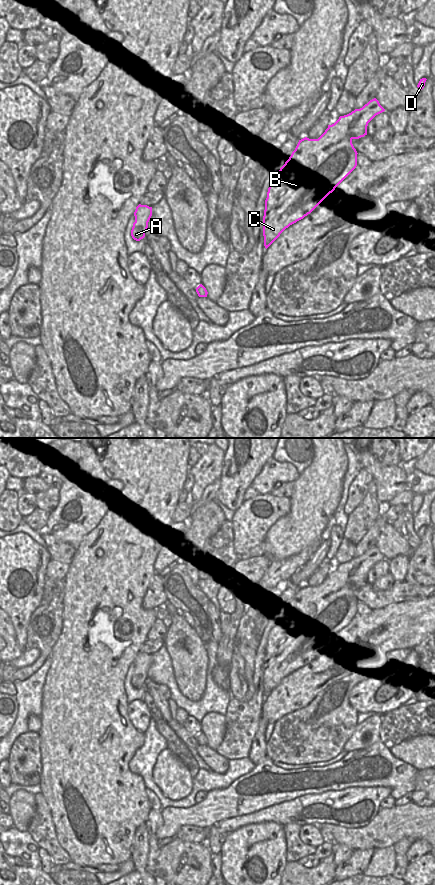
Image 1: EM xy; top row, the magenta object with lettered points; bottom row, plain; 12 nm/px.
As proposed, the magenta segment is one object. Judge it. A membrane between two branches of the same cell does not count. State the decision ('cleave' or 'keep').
keep

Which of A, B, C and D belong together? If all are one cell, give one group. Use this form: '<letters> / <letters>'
A B C D

